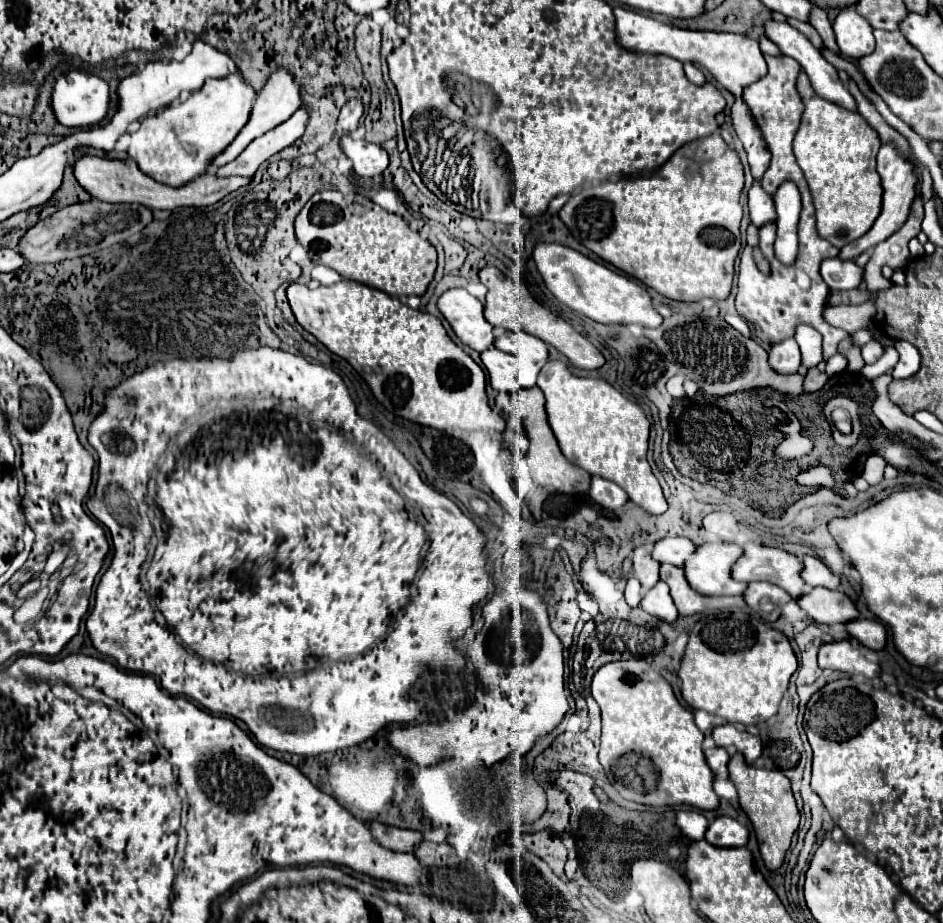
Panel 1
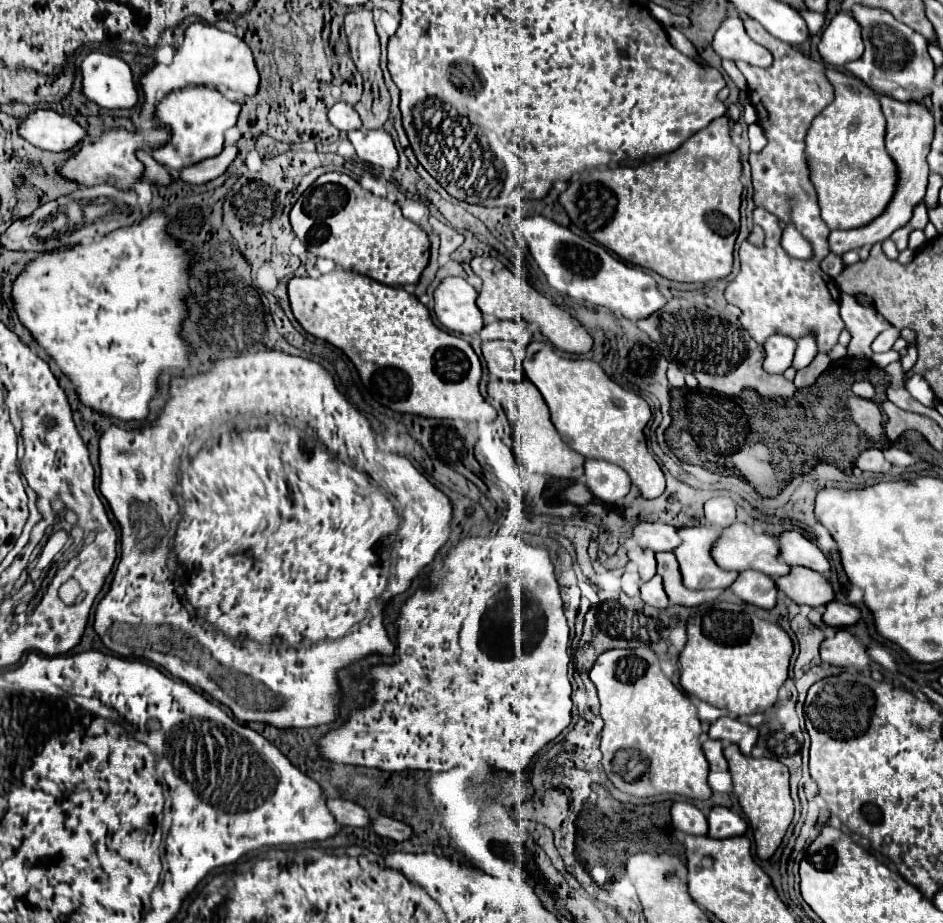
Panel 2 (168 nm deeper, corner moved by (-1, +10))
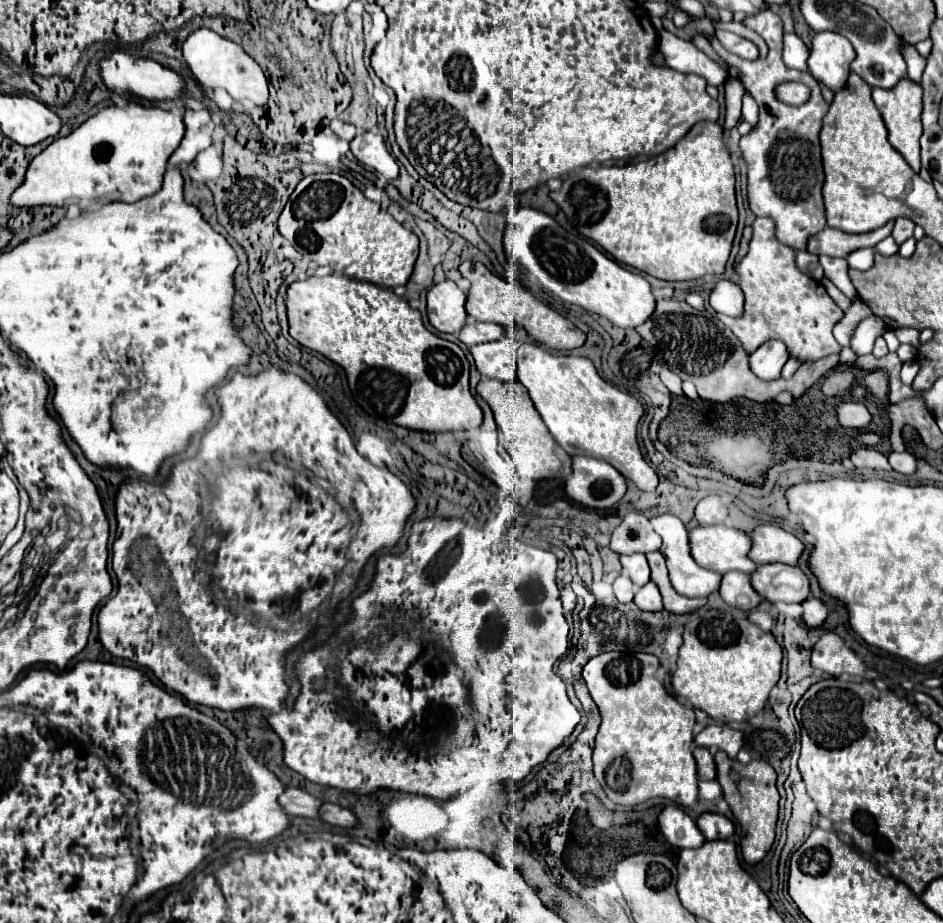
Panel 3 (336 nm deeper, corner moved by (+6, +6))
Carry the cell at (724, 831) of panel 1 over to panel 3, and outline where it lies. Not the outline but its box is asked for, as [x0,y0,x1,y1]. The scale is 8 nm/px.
[697,812,735,840]

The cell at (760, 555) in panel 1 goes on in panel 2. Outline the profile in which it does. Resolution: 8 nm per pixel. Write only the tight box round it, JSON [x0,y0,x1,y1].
[712,522,790,578]

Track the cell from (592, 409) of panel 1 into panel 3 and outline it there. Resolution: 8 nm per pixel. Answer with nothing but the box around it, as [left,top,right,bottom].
[517,344,659,492]

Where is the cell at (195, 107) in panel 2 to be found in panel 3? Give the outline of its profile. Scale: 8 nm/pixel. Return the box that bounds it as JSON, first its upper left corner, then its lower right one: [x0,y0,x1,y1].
[169,108,215,166]

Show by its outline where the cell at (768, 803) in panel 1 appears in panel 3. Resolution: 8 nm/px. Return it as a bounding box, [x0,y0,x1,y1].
[715,750,779,864]

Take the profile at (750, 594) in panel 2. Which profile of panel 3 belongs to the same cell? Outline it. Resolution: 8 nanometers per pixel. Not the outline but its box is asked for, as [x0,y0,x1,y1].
[719,572,761,610]

